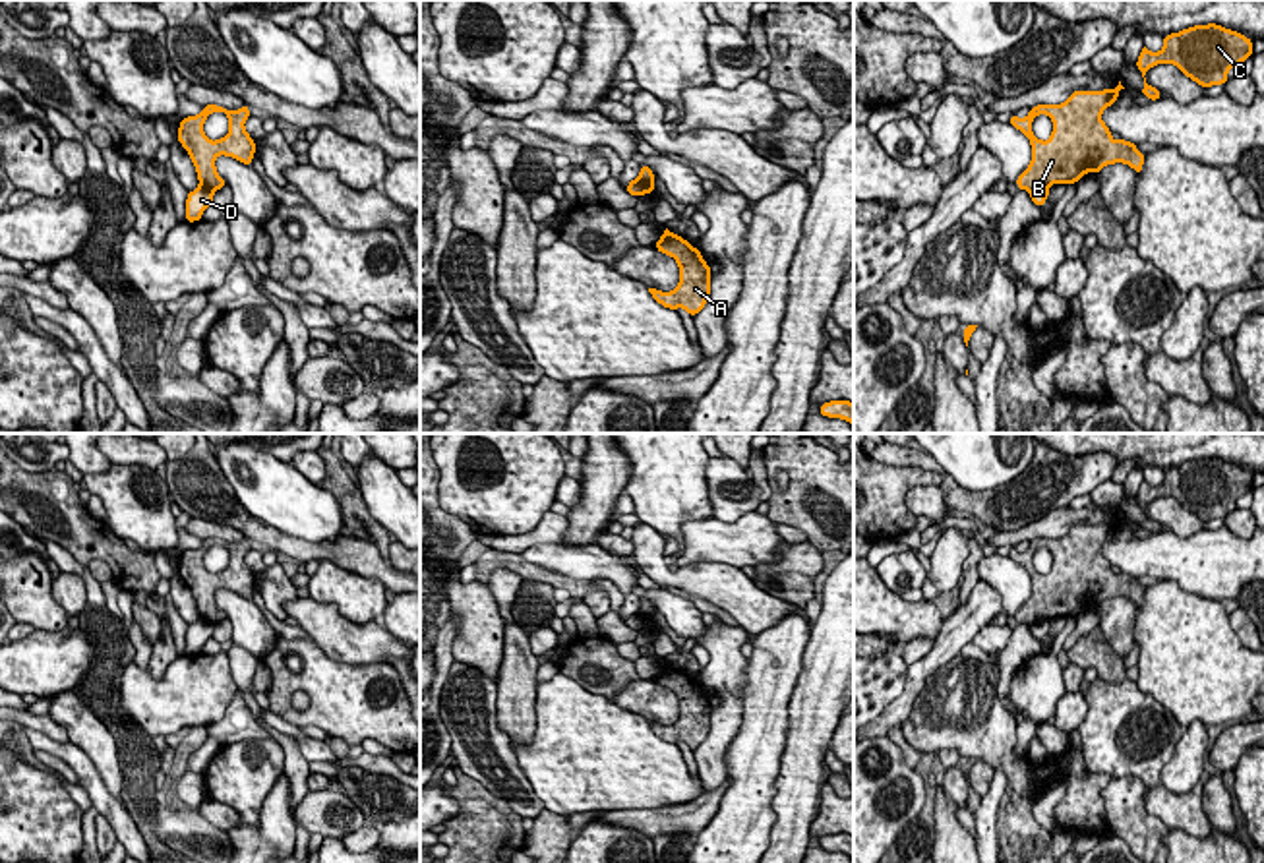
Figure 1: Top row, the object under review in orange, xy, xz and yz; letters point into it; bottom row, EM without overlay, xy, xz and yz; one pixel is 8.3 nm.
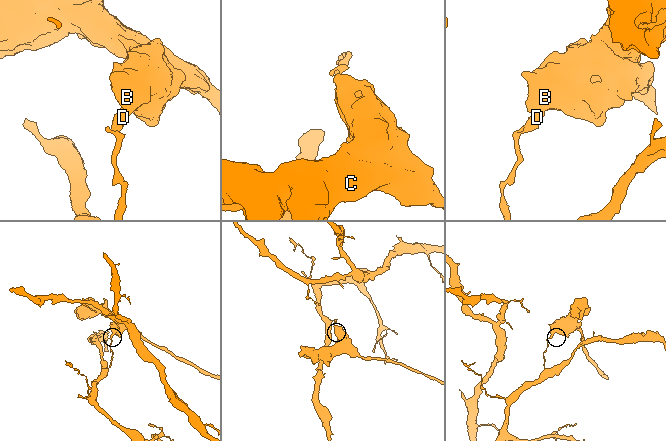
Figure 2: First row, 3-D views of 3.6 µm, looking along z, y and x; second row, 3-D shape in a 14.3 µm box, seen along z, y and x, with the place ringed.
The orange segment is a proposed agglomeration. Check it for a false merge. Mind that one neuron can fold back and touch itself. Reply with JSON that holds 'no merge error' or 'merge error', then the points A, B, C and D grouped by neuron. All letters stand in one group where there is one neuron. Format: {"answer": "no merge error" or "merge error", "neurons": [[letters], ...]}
{"answer": "merge error", "neurons": [["A", "B", "C"], ["D"]]}

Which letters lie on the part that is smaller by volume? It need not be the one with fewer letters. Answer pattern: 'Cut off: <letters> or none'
Cut off: A, B, C

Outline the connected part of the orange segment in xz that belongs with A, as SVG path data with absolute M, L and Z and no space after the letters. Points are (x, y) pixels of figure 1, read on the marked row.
M668 228L654 248L676 259L679 267L679 284L670 292L648 288L650 296L668 310L683 308L695 317L710 296L710 265L703 259L701 250L693 248L685 238Z

